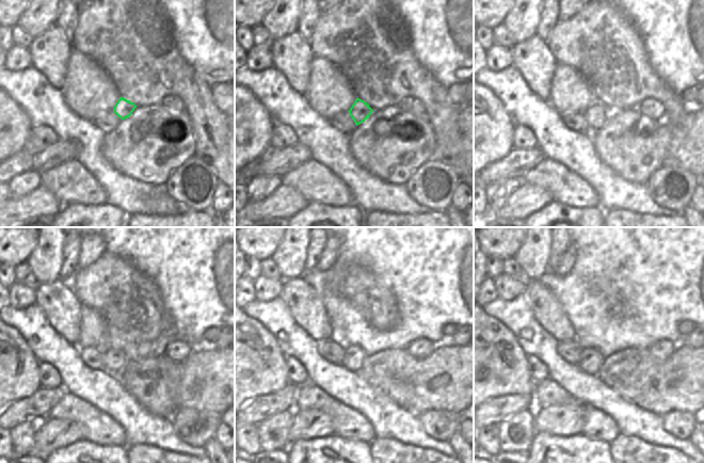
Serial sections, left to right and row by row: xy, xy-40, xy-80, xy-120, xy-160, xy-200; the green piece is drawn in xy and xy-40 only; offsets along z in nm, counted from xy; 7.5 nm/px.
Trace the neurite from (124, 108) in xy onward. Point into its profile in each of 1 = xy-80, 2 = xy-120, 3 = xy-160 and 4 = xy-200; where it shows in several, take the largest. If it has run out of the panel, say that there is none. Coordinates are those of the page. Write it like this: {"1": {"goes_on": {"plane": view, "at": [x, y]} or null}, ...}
{"1": {"goes_on": {"plane": "xy-80", "at": [597, 113]}}, "2": {"goes_on": {"plane": "xy-120", "at": [114, 361]}}, "3": {"goes_on": {"plane": "xy-160", "at": [354, 356]}}, "4": {"goes_on": {"plane": "xy-200", "at": [591, 360]}}}

